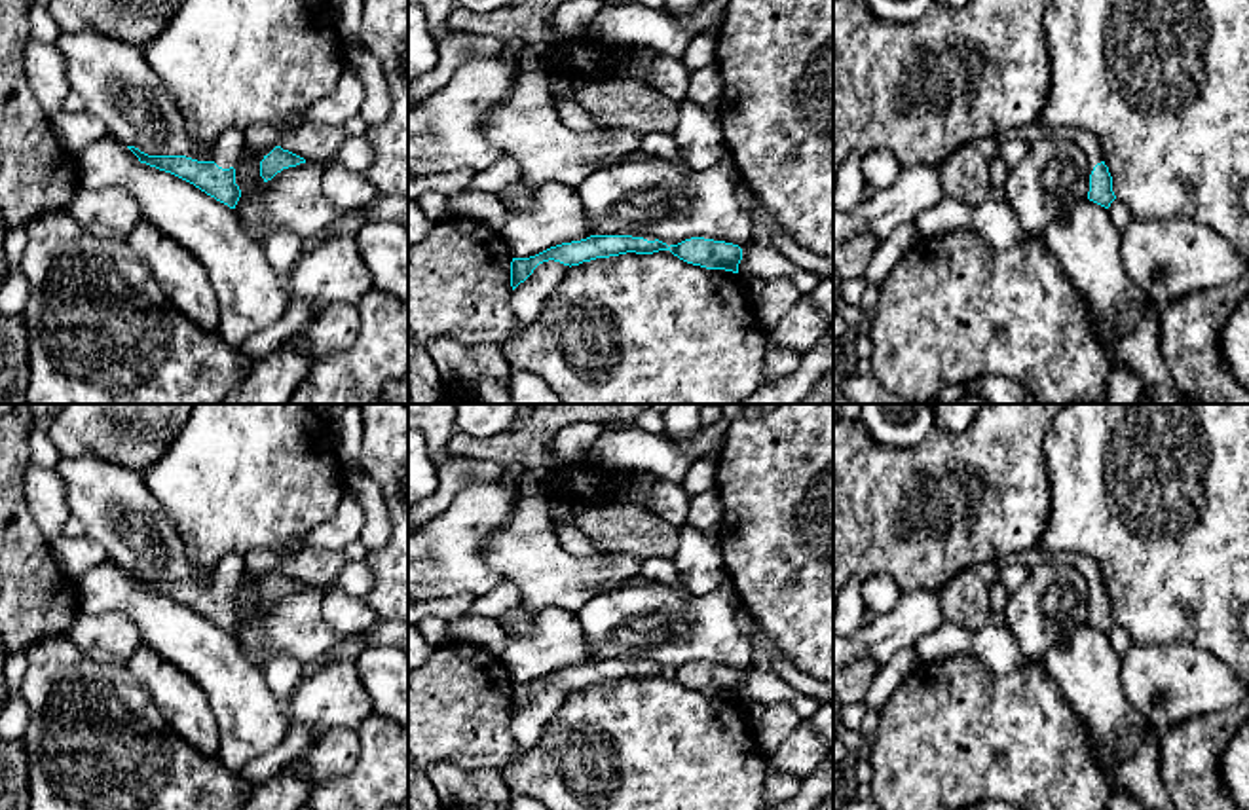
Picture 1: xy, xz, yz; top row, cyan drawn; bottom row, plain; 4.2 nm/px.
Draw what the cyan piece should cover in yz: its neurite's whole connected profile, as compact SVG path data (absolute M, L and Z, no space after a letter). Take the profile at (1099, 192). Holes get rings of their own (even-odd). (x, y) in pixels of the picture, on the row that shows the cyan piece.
M1040 121L1027 123L1023 127L1012 127L997 135L998 142L1025 140L1029 144L1044 138L1072 138L1076 140L1090 157L1090 192L1088 199L1109 209L1116 199L1112 192L1112 176L1103 161L1103 150L1099 138L1082 127L1048 127Z

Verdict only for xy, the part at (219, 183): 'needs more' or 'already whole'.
needs more

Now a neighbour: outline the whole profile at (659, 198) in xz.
M649 157L598 169L577 192L583 211L596 226L594 235L651 235L668 247L704 237L740 247L752 239L752 218L736 201L735 186L735 175L723 161L693 171L681 159Z

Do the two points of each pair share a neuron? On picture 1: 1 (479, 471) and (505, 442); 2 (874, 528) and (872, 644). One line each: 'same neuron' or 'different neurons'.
1: different neurons
2: different neurons

